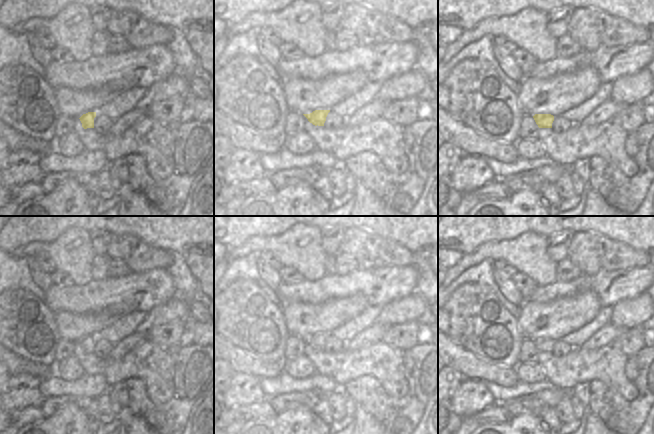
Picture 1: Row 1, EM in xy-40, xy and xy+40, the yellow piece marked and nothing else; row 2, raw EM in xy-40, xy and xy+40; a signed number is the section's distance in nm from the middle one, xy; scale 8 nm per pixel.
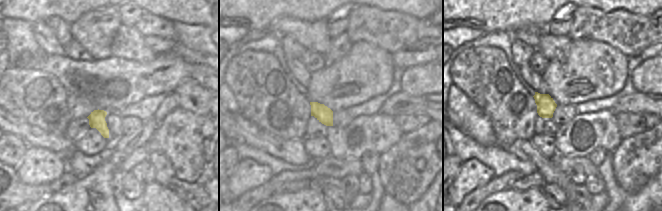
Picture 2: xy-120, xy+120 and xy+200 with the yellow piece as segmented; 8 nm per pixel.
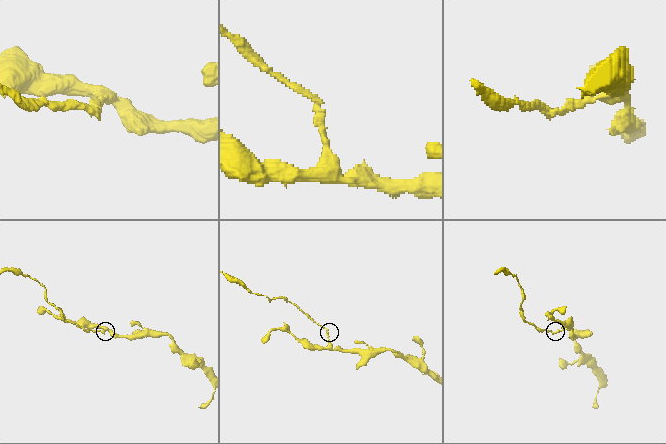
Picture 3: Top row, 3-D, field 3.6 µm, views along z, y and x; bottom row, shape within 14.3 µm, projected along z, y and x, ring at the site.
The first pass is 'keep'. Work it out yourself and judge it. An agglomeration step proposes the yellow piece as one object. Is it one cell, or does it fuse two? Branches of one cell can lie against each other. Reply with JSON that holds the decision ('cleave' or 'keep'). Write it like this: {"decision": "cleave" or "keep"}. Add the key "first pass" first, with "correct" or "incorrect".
{"first pass": "incorrect", "decision": "cleave"}

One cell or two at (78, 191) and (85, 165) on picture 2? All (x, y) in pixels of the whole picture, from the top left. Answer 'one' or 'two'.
two

